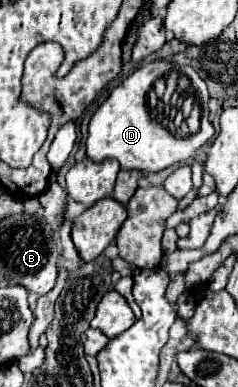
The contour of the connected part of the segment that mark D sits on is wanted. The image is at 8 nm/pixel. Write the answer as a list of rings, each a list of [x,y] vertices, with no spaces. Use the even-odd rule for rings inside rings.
[[[148,62],[142,64],[134,74],[130,74],[122,84],[118,84],[110,96],[104,100],[104,104],[94,112],[88,128],[88,140],[86,140],[86,154],[94,162],[102,162],[106,158],[116,158],[122,166],[122,170],[140,170],[144,174],[148,172],[160,172],[174,164],[184,164],[198,156],[198,150],[214,136],[214,126],[208,120],[206,108],[200,114],[200,128],[198,132],[192,132],[186,138],[178,138],[172,130],[172,116],[158,116],[152,118],[148,108],[148,94],[154,88],[154,82],[172,72],[170,62]]]

